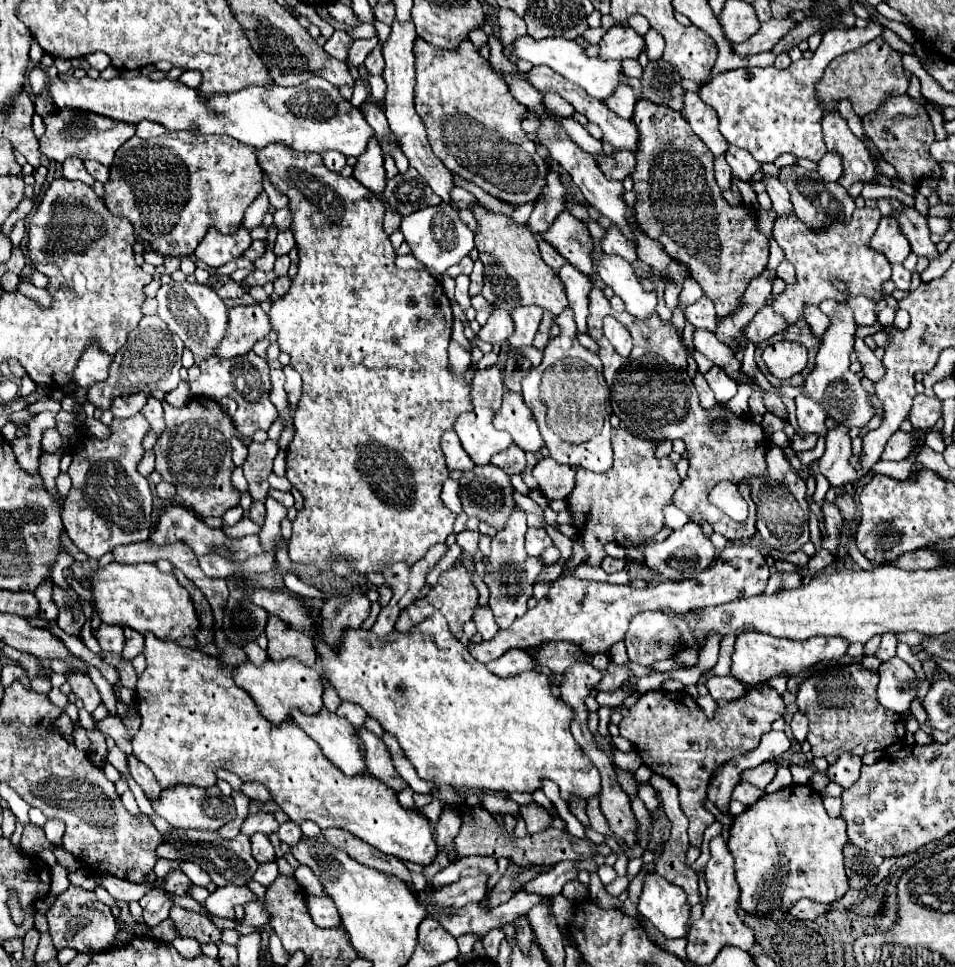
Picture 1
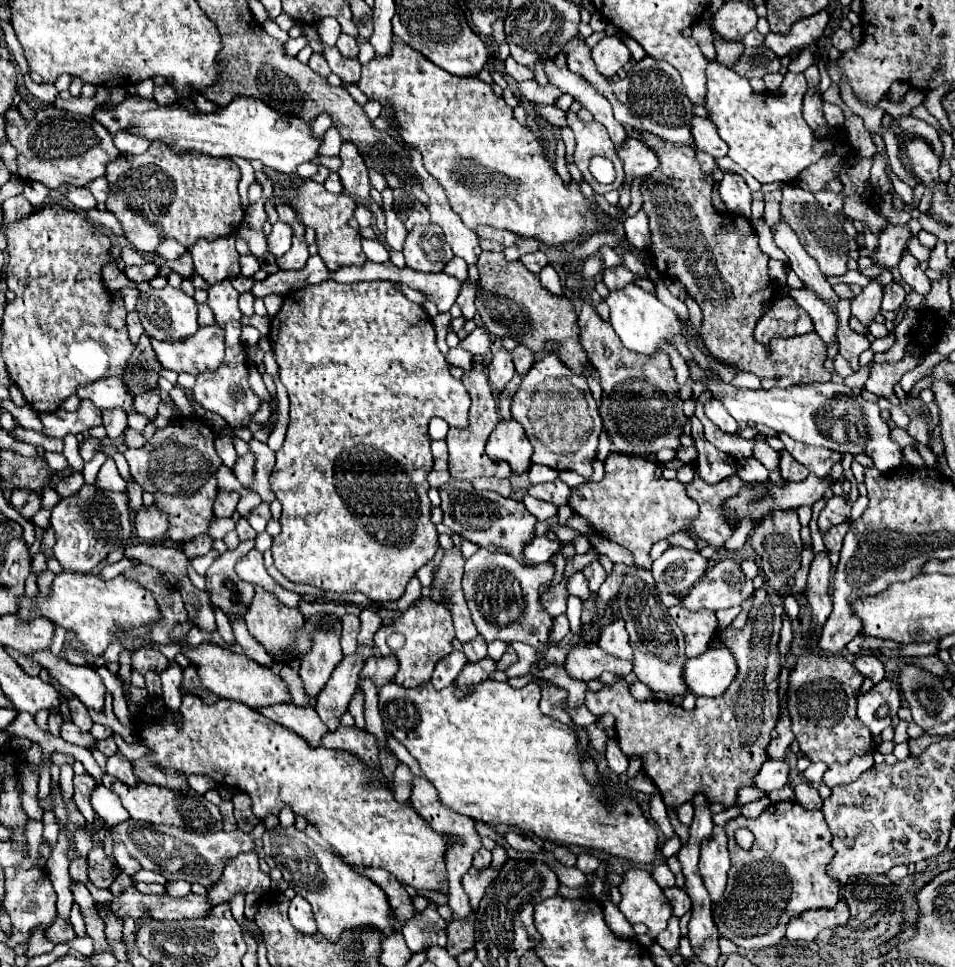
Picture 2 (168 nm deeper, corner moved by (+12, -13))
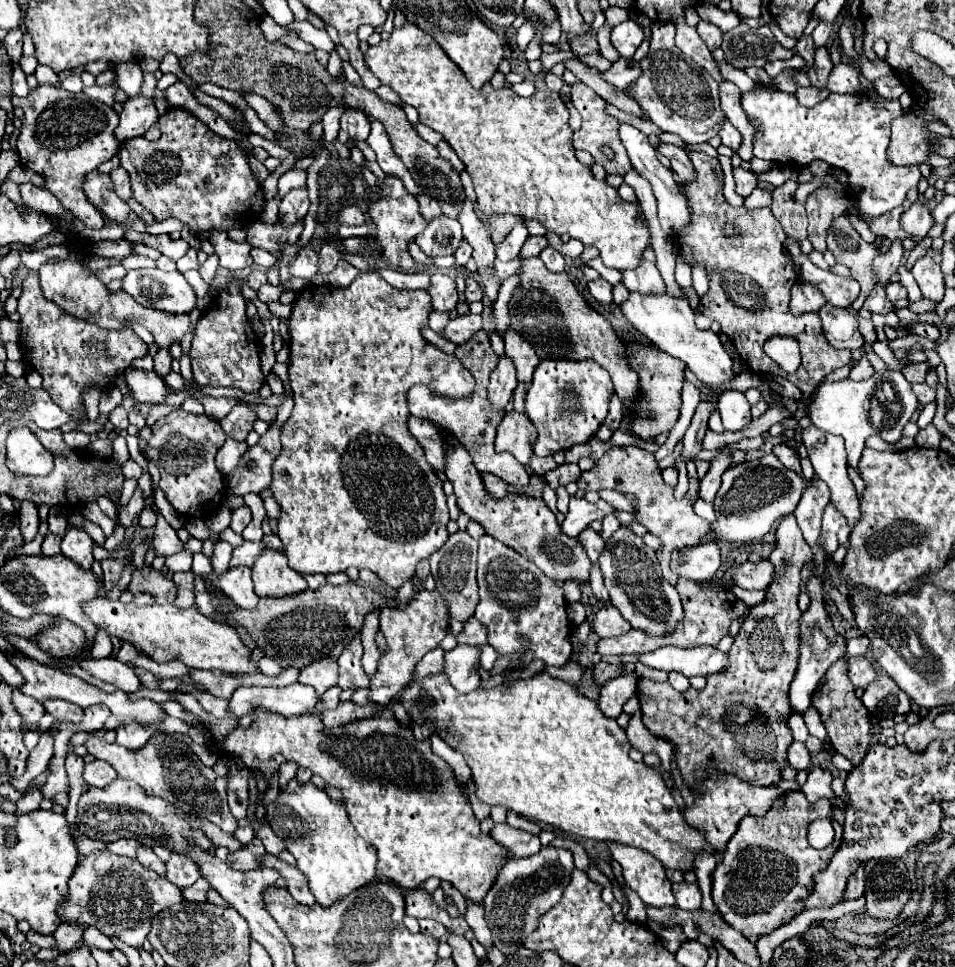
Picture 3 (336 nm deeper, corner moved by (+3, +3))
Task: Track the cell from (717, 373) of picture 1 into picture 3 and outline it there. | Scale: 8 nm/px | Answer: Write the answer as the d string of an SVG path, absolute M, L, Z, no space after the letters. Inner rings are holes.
M727 390L719 396L719 412L723 418L725 430L739 430L751 422L751 404L743 396L743 392Z

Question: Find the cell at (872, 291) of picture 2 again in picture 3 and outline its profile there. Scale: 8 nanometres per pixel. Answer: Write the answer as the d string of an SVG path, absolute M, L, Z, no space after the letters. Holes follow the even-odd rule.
M895 240L885 254L879 254L873 260L873 272L877 276L877 284L881 284L881 286L889 284L889 278L897 272L899 264L901 264L901 256L903 256L901 240Z

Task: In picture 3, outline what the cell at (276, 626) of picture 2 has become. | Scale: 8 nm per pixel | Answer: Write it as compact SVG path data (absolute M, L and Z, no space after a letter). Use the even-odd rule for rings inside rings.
M265 548L263 554L255 560L253 564L253 584L255 584L255 594L259 598L265 596L293 596L295 592L305 592L307 582L299 576L299 572L293 572L285 560L285 554L275 552L271 548Z

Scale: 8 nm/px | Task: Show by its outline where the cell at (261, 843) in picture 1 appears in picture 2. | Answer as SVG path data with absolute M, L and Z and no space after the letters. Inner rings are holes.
M256 852L234 856L226 862L220 880L206 892L208 904L230 902L236 894L264 894L270 890L270 876L260 870Z

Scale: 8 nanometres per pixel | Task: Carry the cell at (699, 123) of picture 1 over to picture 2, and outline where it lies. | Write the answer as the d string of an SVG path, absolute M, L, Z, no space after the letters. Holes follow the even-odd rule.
M696 116L696 118L692 120L692 136L694 136L694 140L696 140L696 146L698 146L700 150L708 152L710 156L714 156L714 158L726 156L728 146L726 146L726 142L718 136L716 126L714 126L712 122L708 122L708 120Z

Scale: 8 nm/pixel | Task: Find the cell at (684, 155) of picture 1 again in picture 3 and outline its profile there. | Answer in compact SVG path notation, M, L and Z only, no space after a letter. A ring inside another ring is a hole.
M691 152L691 162L693 170L697 170L697 180L693 180L693 184L683 182L681 188L689 200L693 224L681 232L677 242L691 248L693 264L701 264L709 272L709 292L701 298L703 316L721 324L721 330L733 340L741 358L757 374L783 376L803 394L811 394L827 374L849 364L851 352L837 350L827 342L819 314L805 314L799 318L791 316L787 308L789 290L797 282L797 274L783 248L787 234L775 220L773 212L769 208L749 210L745 206L729 206L723 196L723 172L719 160L707 156L705 152ZM727 224L735 226L739 232L735 236L723 234ZM773 334L793 336L801 344L801 366L797 372L783 372L779 364L765 354L763 344Z

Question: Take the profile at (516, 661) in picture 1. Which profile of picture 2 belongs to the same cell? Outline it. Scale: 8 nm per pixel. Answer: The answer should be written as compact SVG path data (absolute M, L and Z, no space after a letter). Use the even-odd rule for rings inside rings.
M484 658L480 662L470 662L462 668L460 676L456 676L456 680L452 682L454 686L458 684L460 692L466 692L470 686L476 686L480 682L484 682L488 678L490 672L496 670L496 662L492 658Z

